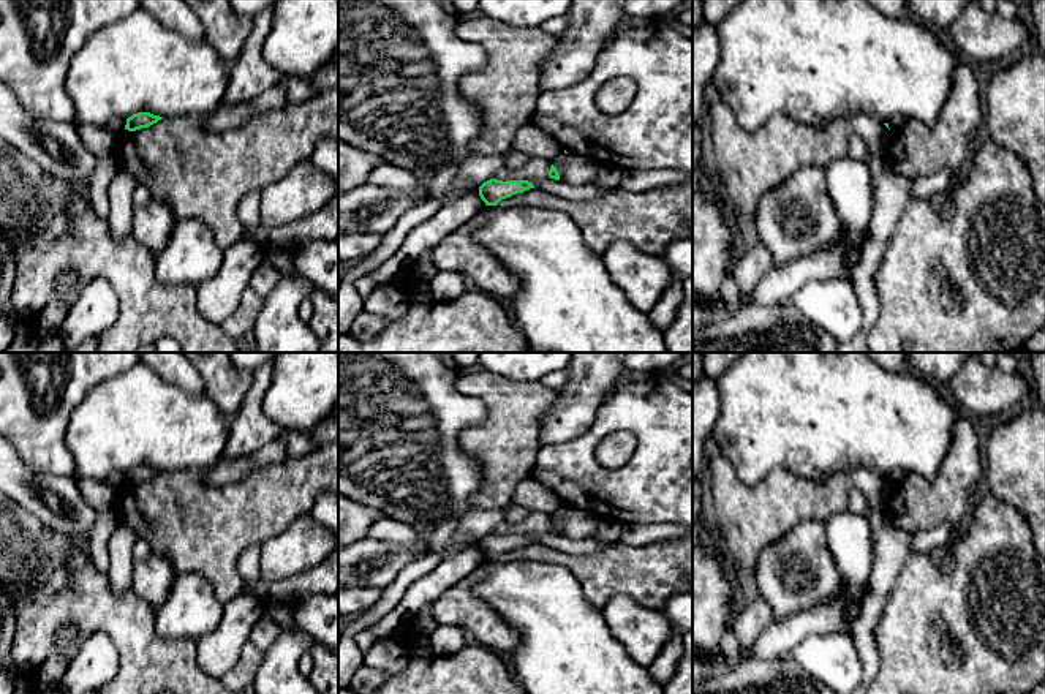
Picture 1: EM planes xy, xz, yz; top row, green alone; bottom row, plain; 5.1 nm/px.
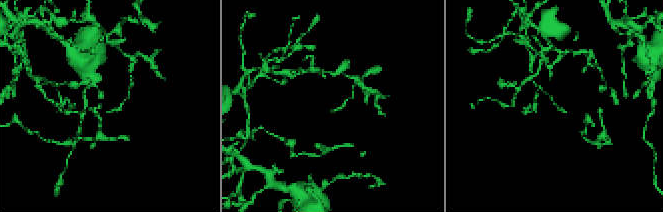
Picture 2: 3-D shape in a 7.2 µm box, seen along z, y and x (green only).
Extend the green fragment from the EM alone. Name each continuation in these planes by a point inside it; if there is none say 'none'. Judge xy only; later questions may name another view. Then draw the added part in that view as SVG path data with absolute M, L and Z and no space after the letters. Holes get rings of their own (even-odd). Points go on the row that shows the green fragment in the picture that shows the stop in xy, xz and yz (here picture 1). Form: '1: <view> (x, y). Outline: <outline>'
none

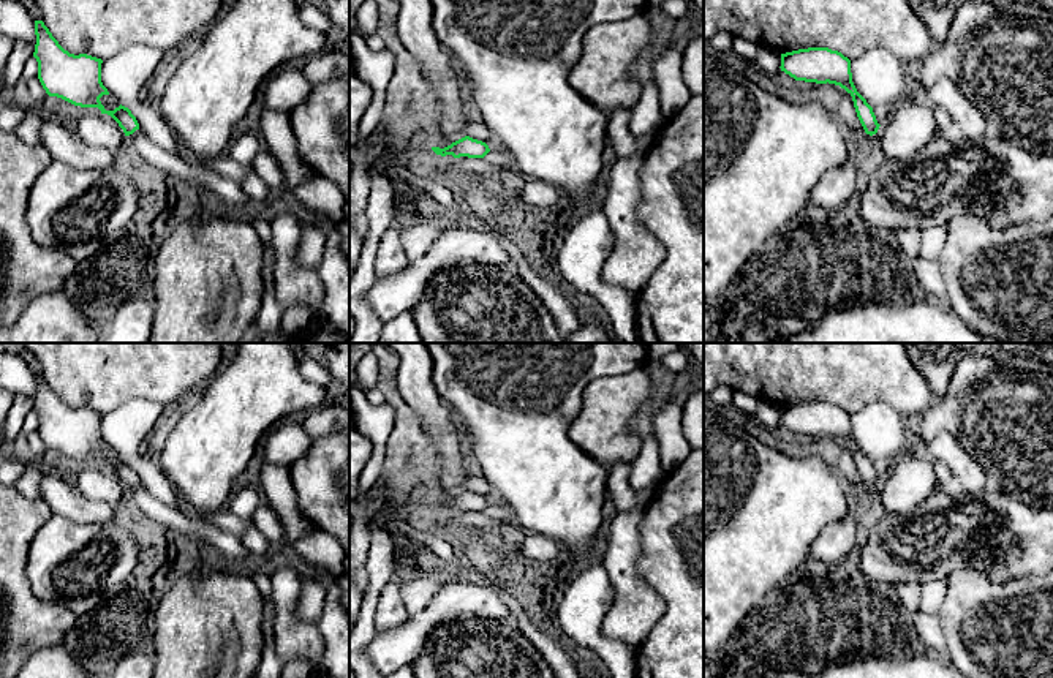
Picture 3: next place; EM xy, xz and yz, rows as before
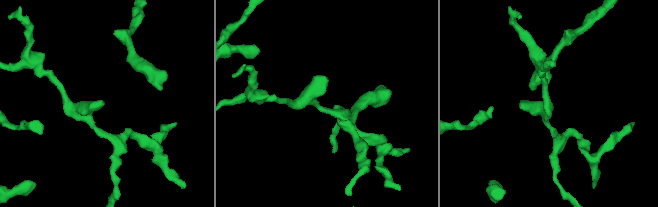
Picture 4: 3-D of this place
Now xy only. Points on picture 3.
none

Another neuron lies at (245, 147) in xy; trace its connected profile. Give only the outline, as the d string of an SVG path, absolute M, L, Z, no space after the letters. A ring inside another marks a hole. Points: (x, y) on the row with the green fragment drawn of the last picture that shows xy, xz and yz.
M240 133L239 137L232 139L226 153L239 161L240 164L250 166L253 158L258 155L261 142L256 133Z

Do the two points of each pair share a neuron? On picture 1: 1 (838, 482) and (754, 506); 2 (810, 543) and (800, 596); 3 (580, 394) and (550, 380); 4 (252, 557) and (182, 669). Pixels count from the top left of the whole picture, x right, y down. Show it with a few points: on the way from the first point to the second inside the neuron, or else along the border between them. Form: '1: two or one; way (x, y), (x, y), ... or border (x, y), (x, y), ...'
1: one; way (818, 500), (781, 500), (775, 505)
2: one; way (803, 555), (803, 584)
3: two; border (568, 369), (568, 378), (558, 391)
4: two; border (195, 641), (198, 664), (212, 677)

